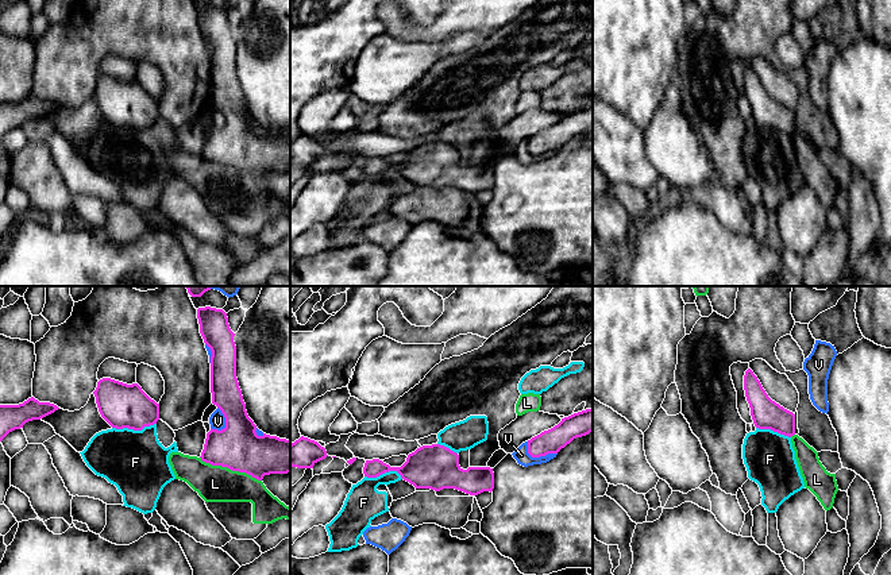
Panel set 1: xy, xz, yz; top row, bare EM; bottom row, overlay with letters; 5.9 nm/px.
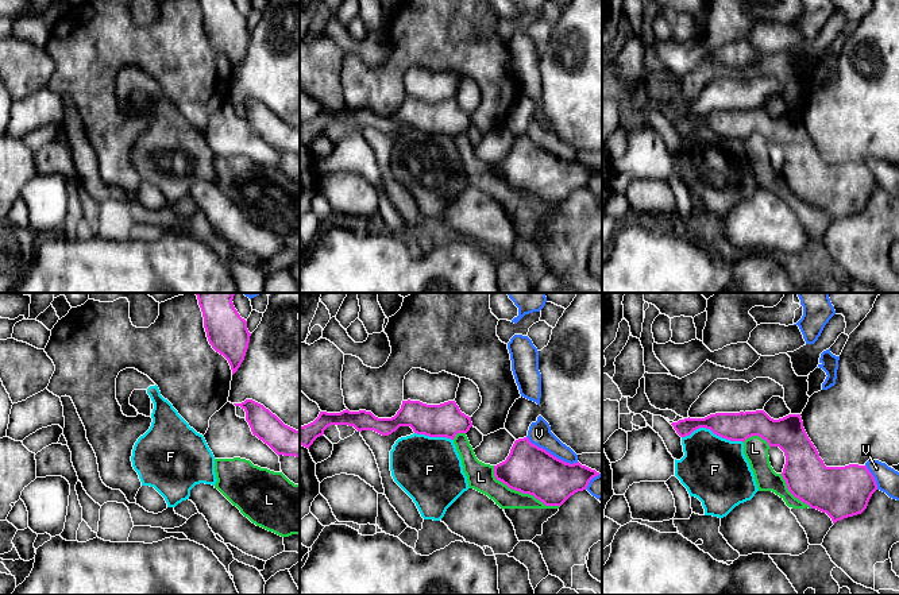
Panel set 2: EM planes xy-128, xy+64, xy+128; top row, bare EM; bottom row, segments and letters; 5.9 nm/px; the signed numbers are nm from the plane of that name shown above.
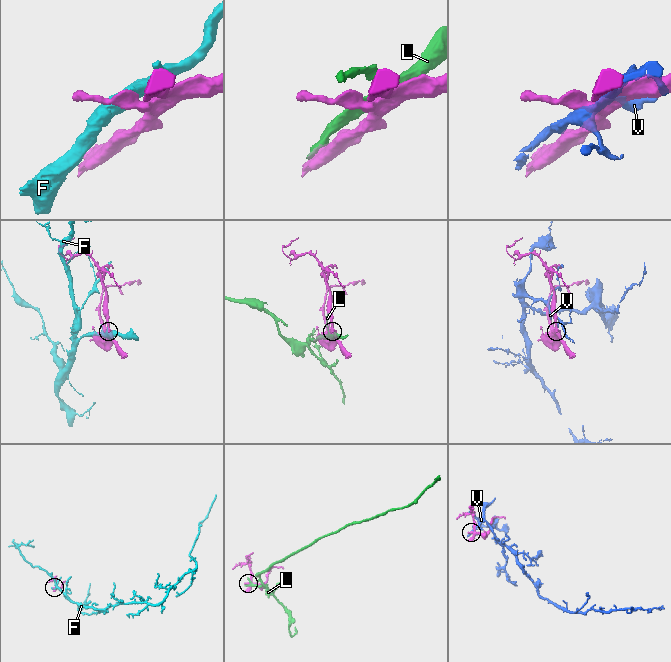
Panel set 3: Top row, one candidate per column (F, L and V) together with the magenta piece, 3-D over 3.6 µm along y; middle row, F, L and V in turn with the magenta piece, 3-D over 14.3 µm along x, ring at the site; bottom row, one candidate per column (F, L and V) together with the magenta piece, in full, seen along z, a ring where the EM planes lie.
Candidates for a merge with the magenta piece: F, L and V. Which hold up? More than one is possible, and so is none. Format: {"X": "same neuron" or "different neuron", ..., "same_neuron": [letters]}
{"F": "different neuron", "L": "different neuron", "V": "different neuron", "same_neuron": []}

